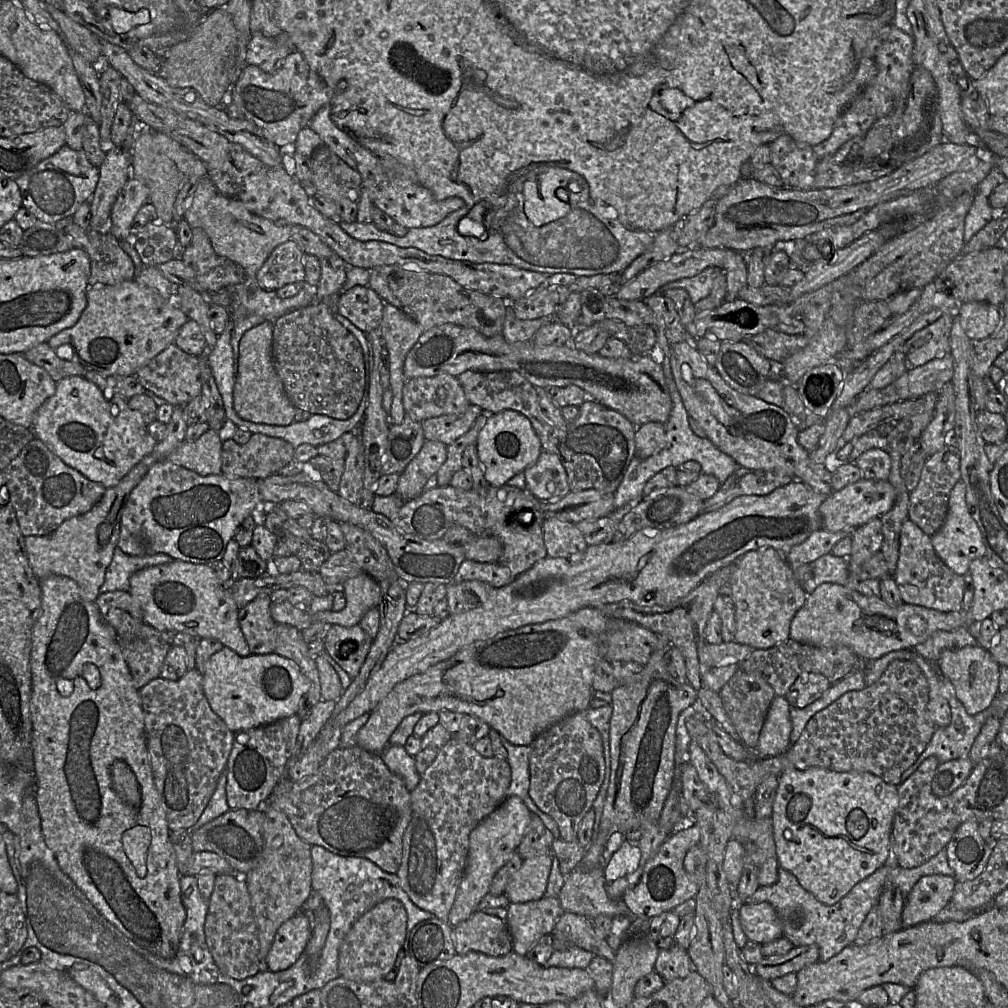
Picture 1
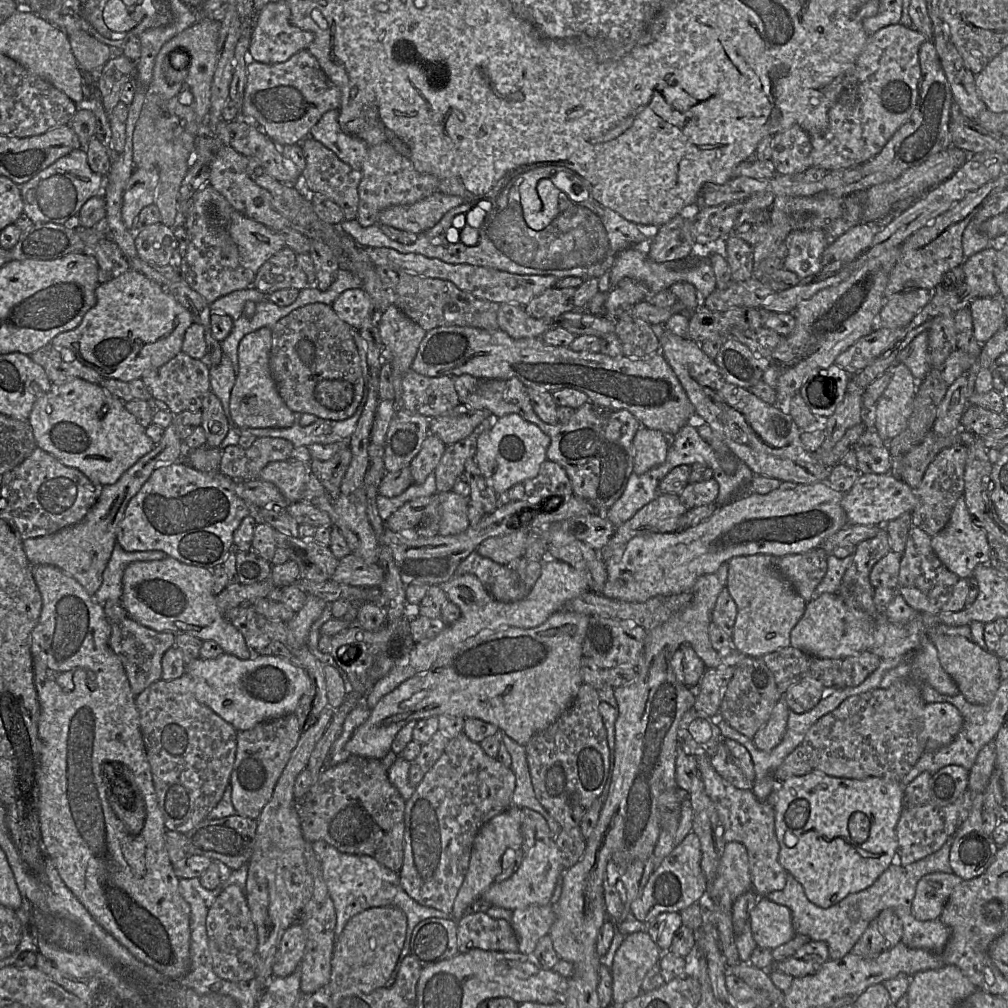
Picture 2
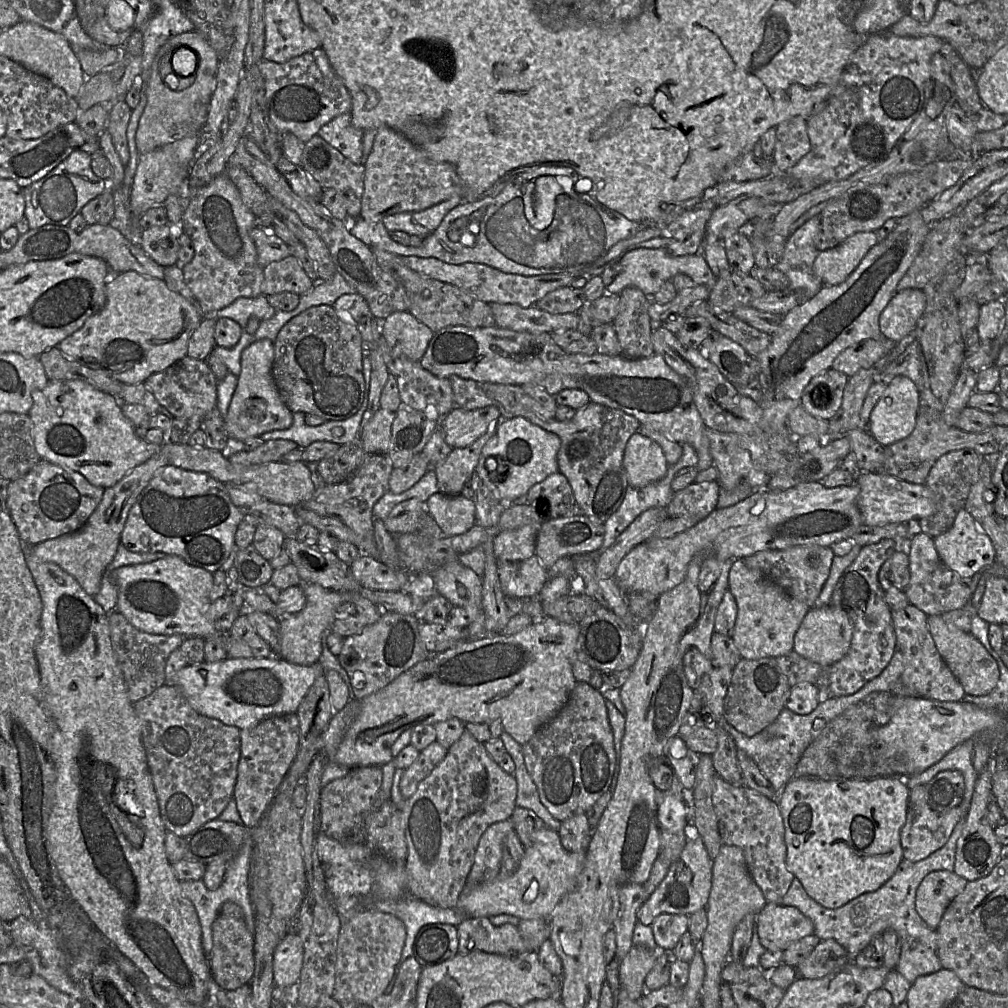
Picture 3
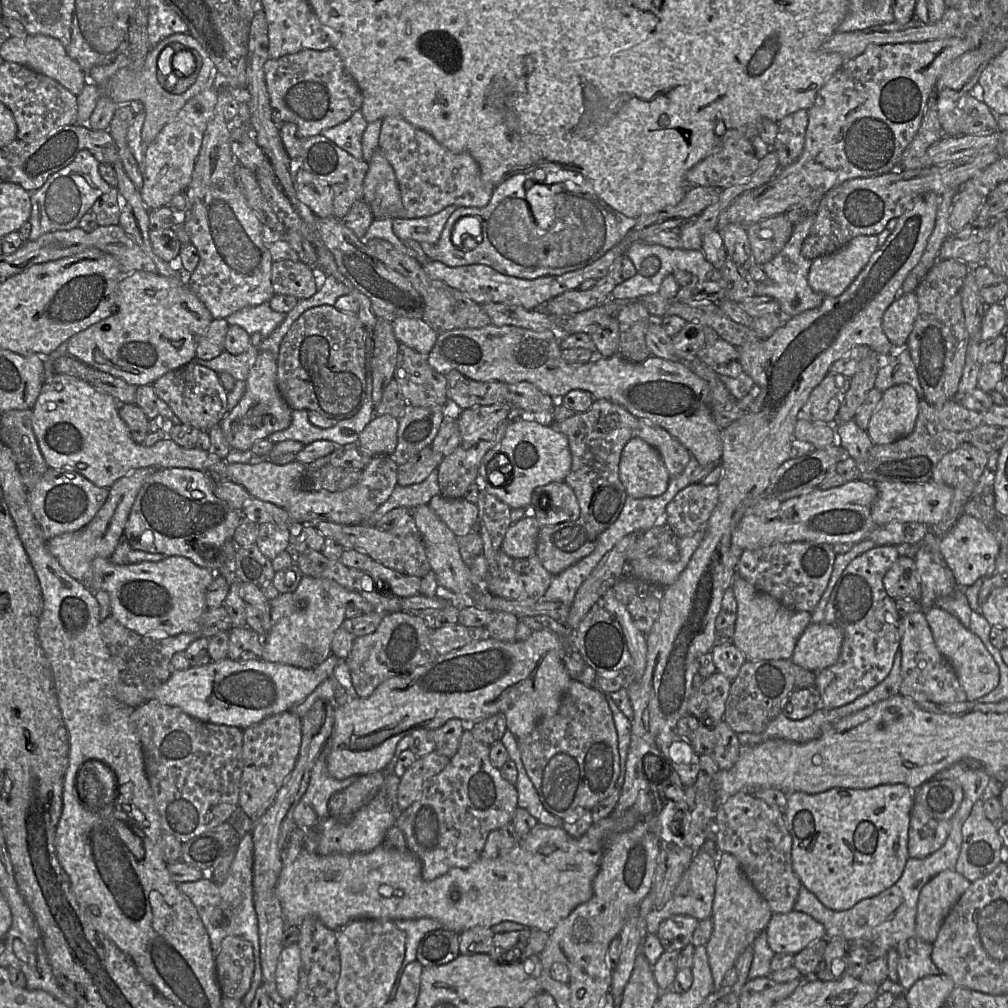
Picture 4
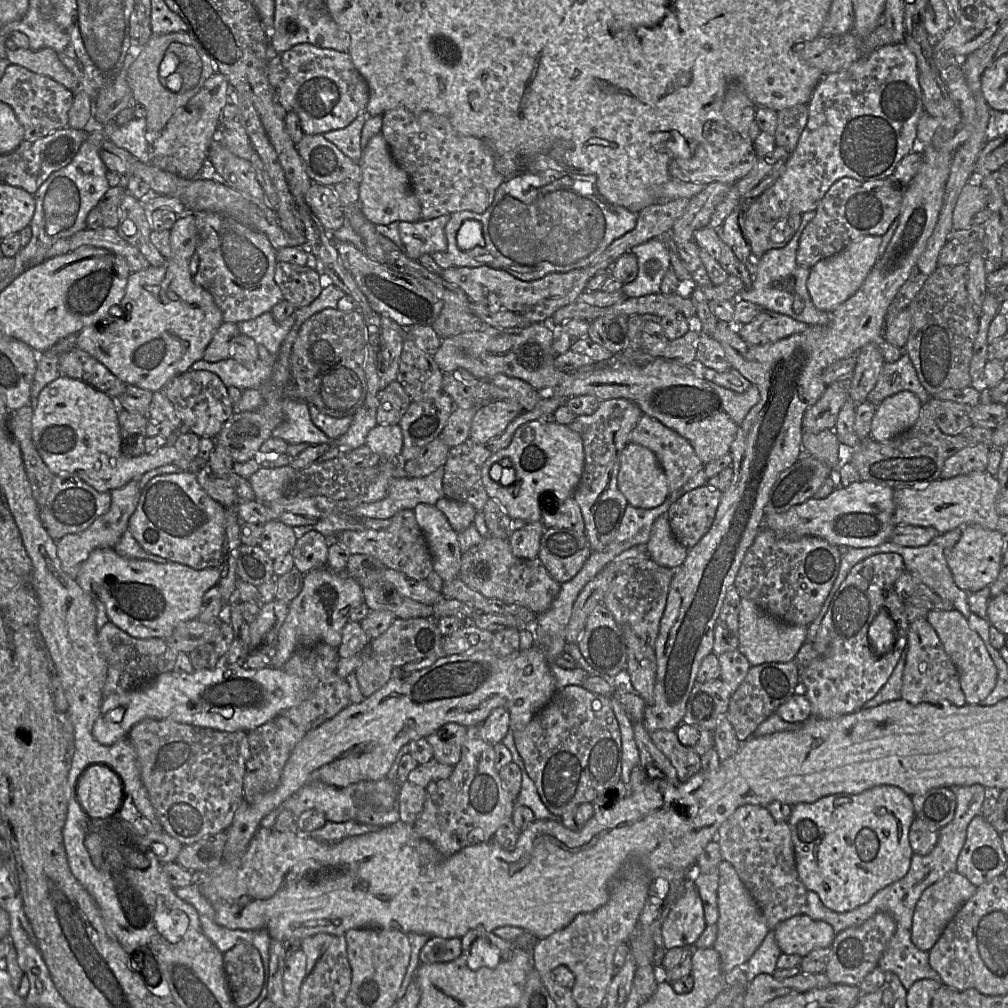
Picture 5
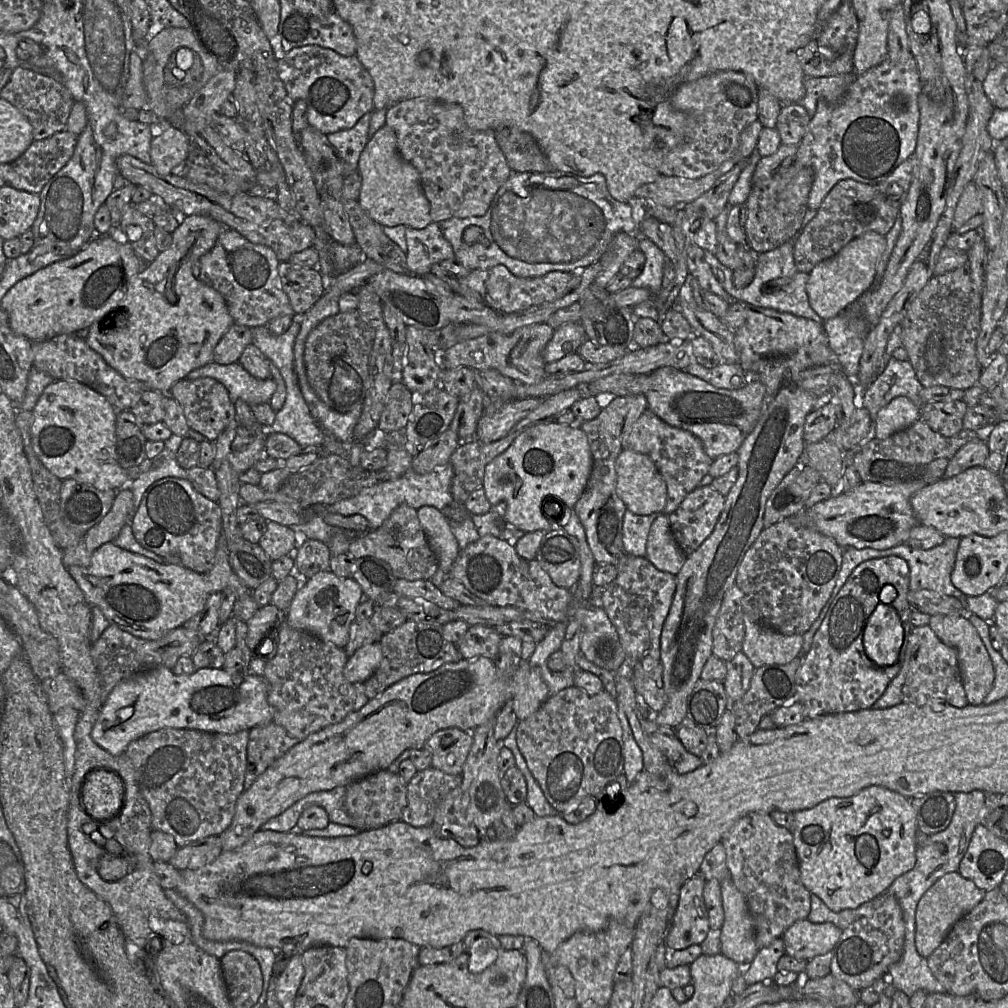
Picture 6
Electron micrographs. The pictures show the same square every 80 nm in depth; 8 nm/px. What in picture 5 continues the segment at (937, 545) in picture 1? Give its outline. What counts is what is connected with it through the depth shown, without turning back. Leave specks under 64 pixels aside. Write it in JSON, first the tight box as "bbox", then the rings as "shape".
{"bbox":[946,524,1006,593],"shape":[[[977,524],[967,525],[959,541],[946,550],[946,560],[956,585],[967,593],[989,587],[998,577],[1006,536]]]}

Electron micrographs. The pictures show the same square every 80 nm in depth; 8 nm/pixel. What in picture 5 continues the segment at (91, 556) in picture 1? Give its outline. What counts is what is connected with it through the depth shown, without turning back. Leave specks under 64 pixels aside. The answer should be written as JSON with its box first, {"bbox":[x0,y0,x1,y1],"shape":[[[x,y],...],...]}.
{"bbox":[56,479,141,579],"shape":[[[133,479],[110,492],[111,504],[107,512],[99,516],[87,529],[78,533],[66,534],[56,541],[57,555],[62,569],[73,579],[76,579],[80,565],[88,559],[91,552],[98,548],[114,548],[120,540],[137,507],[141,493],[140,484],[137,479]]]}

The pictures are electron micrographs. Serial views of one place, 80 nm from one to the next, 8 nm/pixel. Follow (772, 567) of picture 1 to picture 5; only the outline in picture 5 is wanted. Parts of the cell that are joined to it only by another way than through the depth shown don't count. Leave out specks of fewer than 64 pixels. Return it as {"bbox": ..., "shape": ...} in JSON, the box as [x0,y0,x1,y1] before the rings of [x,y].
{"bbox":[738,598,808,666],"shape":[[[741,598],[738,615],[738,650],[751,666],[769,662],[794,661],[797,652],[806,640],[808,627],[782,622],[747,598]]]}

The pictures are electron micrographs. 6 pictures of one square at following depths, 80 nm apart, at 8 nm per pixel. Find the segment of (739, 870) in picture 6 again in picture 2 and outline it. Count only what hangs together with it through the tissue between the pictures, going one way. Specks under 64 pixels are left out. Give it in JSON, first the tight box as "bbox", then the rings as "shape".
{"bbox":[695,754,787,896],"shape":[[[695,754],[700,778],[714,803],[723,826],[725,842],[740,842],[748,852],[753,890],[758,896],[784,889],[787,871],[779,862],[780,845],[775,832],[775,810],[771,803],[759,801],[752,790],[739,789],[725,780],[712,766],[706,754]]]}

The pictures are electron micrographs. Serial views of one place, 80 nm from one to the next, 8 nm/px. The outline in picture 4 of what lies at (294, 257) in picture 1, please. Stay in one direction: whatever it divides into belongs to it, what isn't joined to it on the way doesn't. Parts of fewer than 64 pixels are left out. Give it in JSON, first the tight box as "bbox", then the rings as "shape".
{"bbox":[271,260,317,299],"shape":[[[292,260],[273,261],[271,283],[275,294],[307,299],[317,292],[312,267]]]}

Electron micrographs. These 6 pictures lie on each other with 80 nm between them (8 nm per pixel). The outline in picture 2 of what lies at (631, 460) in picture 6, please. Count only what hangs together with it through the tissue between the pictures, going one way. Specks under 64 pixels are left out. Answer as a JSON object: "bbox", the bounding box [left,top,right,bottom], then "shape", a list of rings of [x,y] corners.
{"bbox":[633,427,668,475],"shape":[[[641,427],[633,438],[633,473],[641,475],[663,464],[668,448],[668,436],[658,430]]]}

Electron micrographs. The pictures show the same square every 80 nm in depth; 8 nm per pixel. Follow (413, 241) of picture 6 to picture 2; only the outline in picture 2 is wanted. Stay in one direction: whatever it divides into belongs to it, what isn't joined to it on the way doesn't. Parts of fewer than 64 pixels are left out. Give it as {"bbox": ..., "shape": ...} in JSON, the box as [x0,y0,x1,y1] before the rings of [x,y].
{"bbox":[378,192,465,234],"shape":[[[435,192],[416,203],[391,206],[382,210],[378,224],[420,234],[433,228],[448,211],[463,203],[465,200],[460,196]]]}

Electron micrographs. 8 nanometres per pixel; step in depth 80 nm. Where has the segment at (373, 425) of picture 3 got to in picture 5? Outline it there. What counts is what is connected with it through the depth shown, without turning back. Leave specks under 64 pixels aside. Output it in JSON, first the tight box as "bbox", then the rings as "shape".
{"bbox":[365,425,403,460],"shape":[[[377,425],[369,431],[365,445],[384,460],[396,460],[403,447],[400,425]]]}

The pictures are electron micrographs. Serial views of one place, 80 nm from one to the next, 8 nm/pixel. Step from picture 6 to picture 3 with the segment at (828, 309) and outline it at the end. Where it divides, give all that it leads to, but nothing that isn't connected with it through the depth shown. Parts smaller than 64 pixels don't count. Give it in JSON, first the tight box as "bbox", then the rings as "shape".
{"bbox":[813,232,876,286],"shape":[[[857,232],[836,247],[819,252],[813,273],[824,286],[841,284],[876,244],[875,232]]]}

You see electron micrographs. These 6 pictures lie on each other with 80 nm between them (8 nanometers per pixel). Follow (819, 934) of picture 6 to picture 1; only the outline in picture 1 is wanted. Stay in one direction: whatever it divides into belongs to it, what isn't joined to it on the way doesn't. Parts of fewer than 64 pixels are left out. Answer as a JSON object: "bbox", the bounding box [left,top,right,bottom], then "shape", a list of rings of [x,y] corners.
{"bbox":[738,903,783,945],"shape":[[[741,903],[738,911],[748,940],[762,945],[783,936],[781,920],[770,903]]]}

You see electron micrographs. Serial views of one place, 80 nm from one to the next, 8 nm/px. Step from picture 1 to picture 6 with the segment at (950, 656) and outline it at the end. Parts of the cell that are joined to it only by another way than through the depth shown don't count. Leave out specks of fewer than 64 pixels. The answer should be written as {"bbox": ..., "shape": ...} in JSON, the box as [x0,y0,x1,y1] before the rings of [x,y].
{"bbox":[929,615,995,705],"shape":[[[932,615],[929,626],[937,637],[947,646],[953,647],[957,651],[958,664],[962,677],[966,697],[970,705],[981,705],[985,697],[992,689],[995,679],[995,669],[989,653],[976,628],[969,619],[962,615]]]}

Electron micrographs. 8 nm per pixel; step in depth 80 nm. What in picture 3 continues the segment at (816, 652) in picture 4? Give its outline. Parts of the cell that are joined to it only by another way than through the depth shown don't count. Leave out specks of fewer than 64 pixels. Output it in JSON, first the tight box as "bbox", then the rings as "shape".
{"bbox":[793,605,853,666],"shape":[[[827,605],[810,607],[794,636],[793,650],[802,657],[822,666],[831,666],[841,660],[849,650],[853,626],[848,615]]]}

